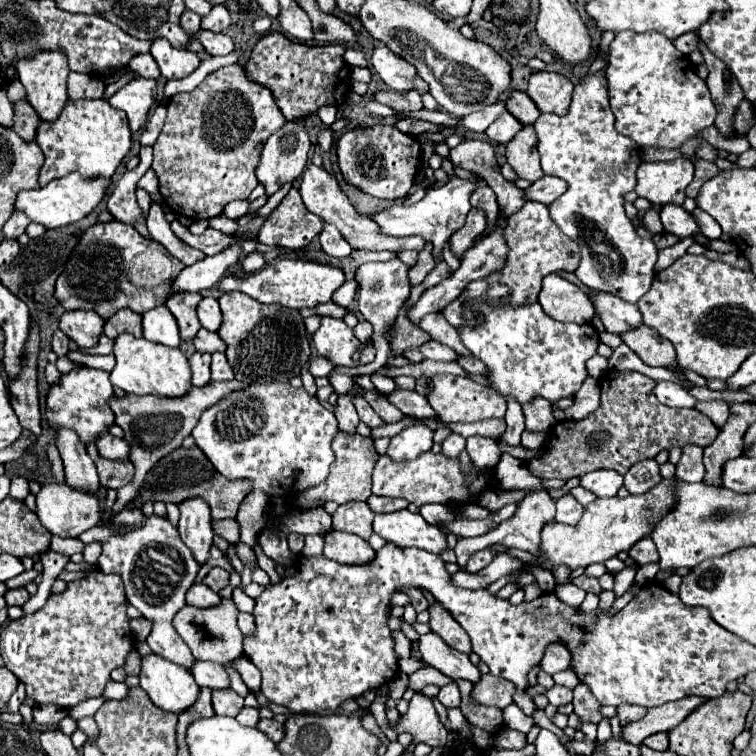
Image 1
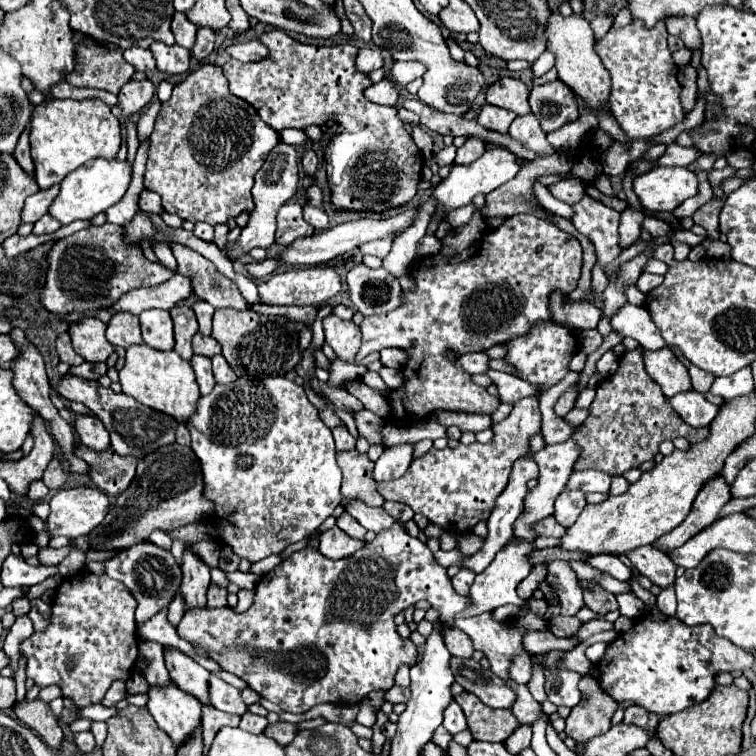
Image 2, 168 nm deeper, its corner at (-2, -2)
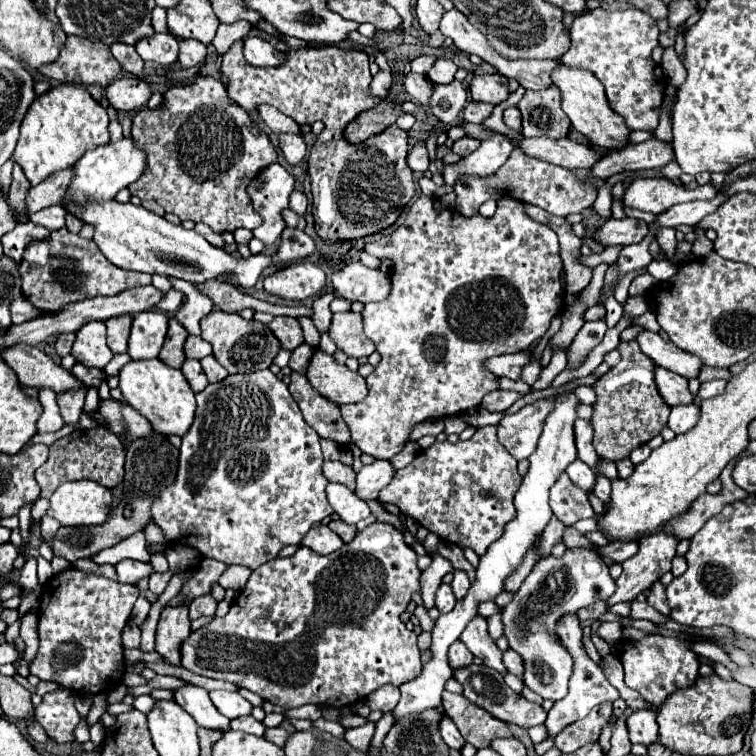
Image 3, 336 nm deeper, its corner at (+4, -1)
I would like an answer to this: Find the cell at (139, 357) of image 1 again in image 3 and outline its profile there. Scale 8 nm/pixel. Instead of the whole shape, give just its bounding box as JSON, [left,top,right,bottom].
[119,357,195,435]

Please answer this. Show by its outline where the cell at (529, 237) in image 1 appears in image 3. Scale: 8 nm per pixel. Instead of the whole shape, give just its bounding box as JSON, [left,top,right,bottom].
[341,195,565,459]

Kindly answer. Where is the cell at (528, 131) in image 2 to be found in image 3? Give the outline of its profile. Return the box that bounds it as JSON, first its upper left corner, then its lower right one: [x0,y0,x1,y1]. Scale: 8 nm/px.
[503,107,521,131]

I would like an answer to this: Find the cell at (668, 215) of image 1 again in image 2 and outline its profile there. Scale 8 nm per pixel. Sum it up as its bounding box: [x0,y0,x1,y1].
[641,218,669,238]

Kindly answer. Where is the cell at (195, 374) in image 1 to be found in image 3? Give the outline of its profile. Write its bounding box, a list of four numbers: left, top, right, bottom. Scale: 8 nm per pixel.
[181,359,209,393]

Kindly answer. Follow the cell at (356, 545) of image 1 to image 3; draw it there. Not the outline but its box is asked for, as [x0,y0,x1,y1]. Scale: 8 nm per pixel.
[301,525,343,555]

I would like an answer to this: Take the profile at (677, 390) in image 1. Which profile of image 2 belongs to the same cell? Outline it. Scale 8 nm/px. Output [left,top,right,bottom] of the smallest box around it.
[671,390,719,428]

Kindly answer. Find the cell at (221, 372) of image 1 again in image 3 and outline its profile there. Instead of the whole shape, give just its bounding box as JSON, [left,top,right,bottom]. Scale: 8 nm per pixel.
[201,355,229,383]

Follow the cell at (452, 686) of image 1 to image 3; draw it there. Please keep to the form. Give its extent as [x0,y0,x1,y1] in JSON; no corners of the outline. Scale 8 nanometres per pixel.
[439,715,465,749]

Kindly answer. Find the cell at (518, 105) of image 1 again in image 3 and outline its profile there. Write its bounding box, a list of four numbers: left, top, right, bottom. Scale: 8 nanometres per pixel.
[471,75,509,105]

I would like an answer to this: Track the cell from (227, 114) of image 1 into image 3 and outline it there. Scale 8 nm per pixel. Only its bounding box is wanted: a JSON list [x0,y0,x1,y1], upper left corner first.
[129,75,277,231]

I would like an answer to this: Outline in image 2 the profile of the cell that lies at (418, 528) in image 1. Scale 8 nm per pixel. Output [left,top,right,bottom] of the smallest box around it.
[343,500,395,532]

